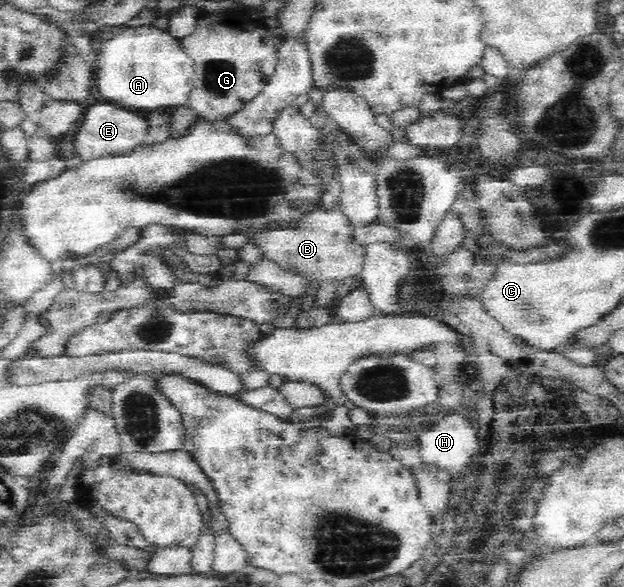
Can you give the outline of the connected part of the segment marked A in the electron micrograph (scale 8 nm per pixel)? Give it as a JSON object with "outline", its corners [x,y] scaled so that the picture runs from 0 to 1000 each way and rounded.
{"outline":[[[247,43],[199,44],[184,49],[184,63],[178,63],[175,70],[165,70],[159,85],[159,104],[151,104],[151,109],[155,112],[155,121],[152,121],[155,155],[168,169],[181,172],[181,177],[199,186],[252,189],[252,186],[268,186],[271,182],[276,187],[287,179],[301,175],[303,158],[309,152],[309,101],[293,87],[285,65]]]}

